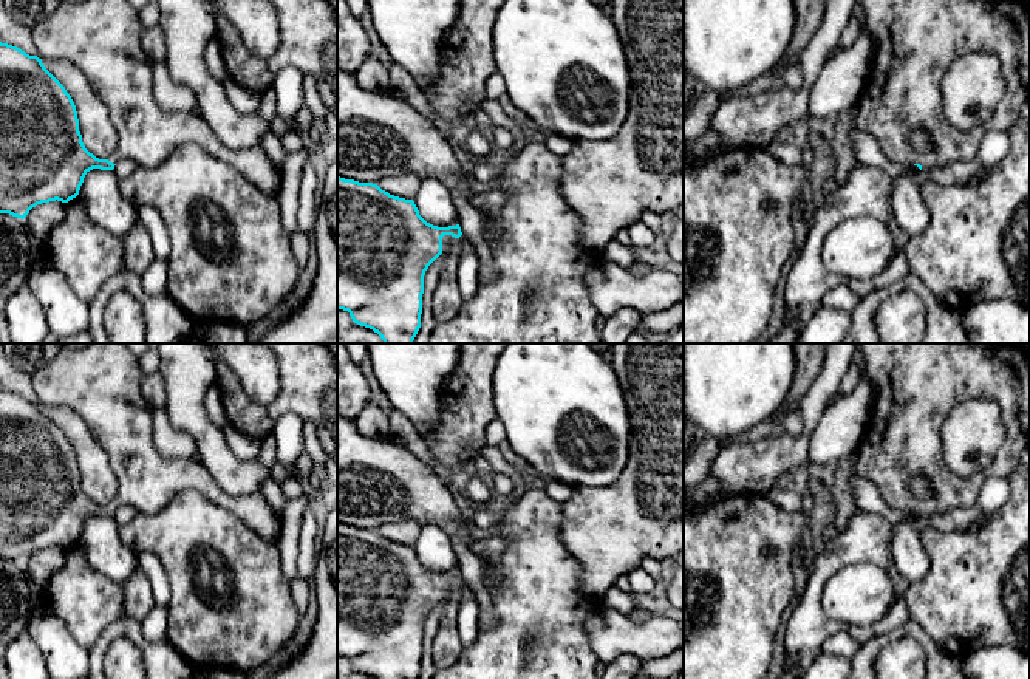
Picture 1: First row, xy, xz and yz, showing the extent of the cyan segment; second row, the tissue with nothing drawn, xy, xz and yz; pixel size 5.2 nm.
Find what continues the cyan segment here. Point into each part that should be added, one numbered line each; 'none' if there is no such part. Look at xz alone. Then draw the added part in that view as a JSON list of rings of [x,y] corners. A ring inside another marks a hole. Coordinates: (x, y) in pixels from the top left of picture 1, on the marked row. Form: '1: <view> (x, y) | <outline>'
1: xz (447, 302) | [[[464,235],[455,238],[442,237],[442,254],[445,263],[433,294],[433,314],[438,323],[452,320],[461,309],[461,292],[458,285],[458,266]]]

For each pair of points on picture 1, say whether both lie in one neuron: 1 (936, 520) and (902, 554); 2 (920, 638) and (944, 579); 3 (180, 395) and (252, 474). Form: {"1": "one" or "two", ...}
{"1": "one", "2": "two", "3": "one"}

